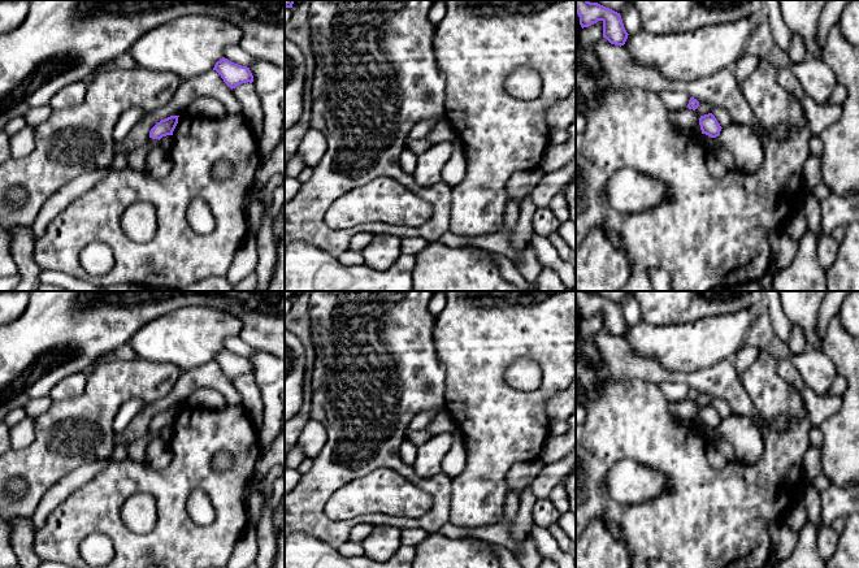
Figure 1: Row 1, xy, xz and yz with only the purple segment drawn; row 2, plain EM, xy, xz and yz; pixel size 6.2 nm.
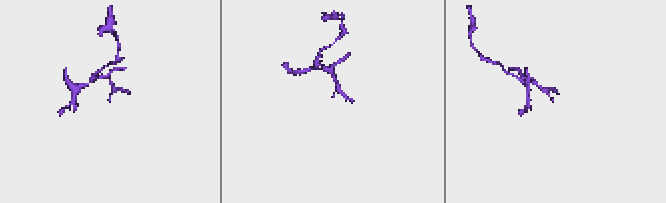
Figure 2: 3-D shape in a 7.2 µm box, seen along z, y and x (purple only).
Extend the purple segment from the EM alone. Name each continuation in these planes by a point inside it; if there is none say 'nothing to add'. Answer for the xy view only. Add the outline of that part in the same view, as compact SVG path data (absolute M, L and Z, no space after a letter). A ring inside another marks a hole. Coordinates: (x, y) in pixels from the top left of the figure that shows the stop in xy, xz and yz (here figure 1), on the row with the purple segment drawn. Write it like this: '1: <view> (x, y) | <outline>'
nothing to add

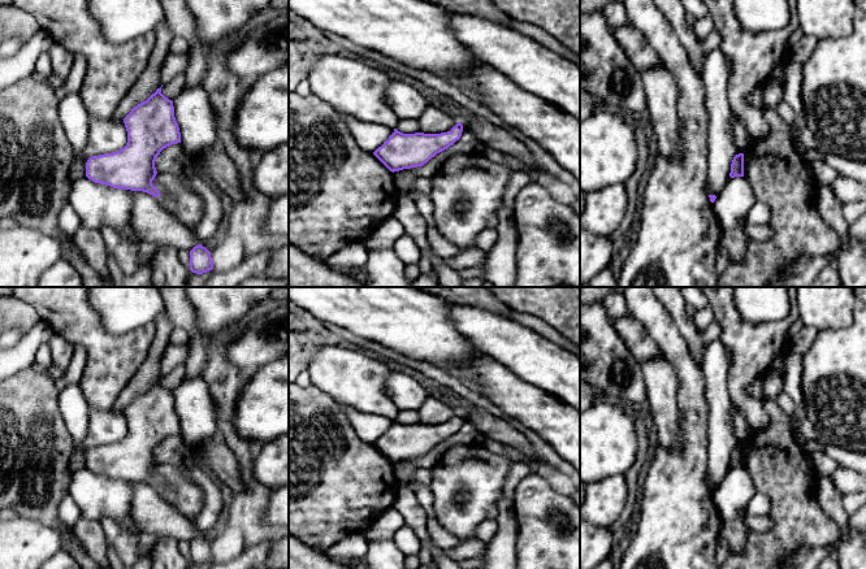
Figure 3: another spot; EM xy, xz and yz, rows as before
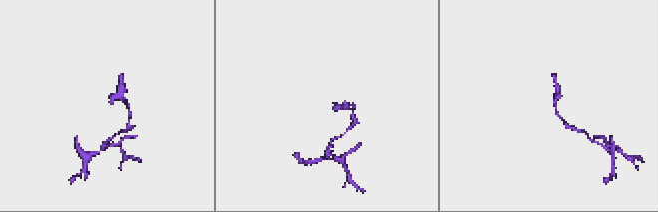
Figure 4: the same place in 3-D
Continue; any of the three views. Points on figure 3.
nothing to add

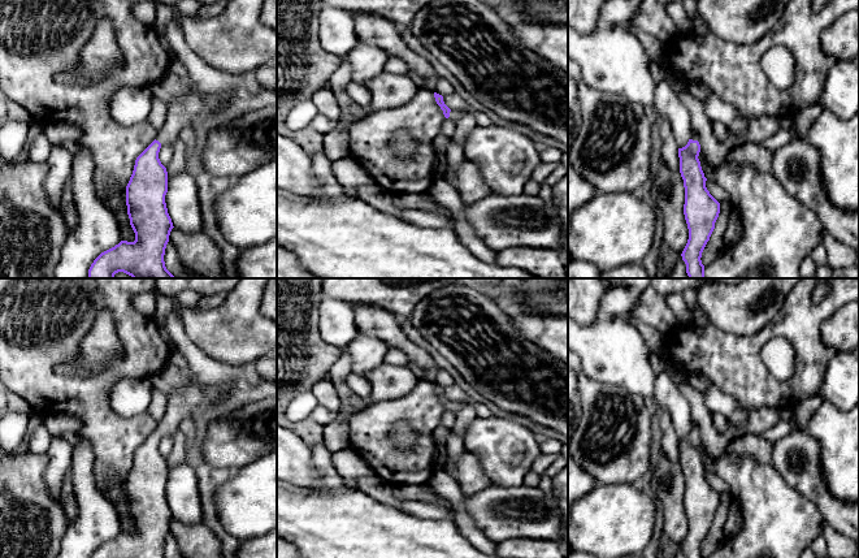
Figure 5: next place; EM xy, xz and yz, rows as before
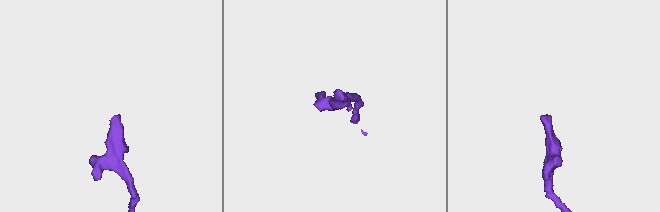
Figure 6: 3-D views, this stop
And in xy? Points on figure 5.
1: xy (179, 113) | M185 86L183 98L168 105L168 113L162 127L157 131L156 140L162 144L172 144L178 137L182 129L198 114L205 112L204 100L201 96L195 95Z

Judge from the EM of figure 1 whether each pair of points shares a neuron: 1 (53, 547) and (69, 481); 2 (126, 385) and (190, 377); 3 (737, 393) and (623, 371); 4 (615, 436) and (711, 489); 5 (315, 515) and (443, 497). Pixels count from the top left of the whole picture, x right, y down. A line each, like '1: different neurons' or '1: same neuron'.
1: different neurons
2: different neurons
3: same neuron
4: same neuron
5: same neuron

